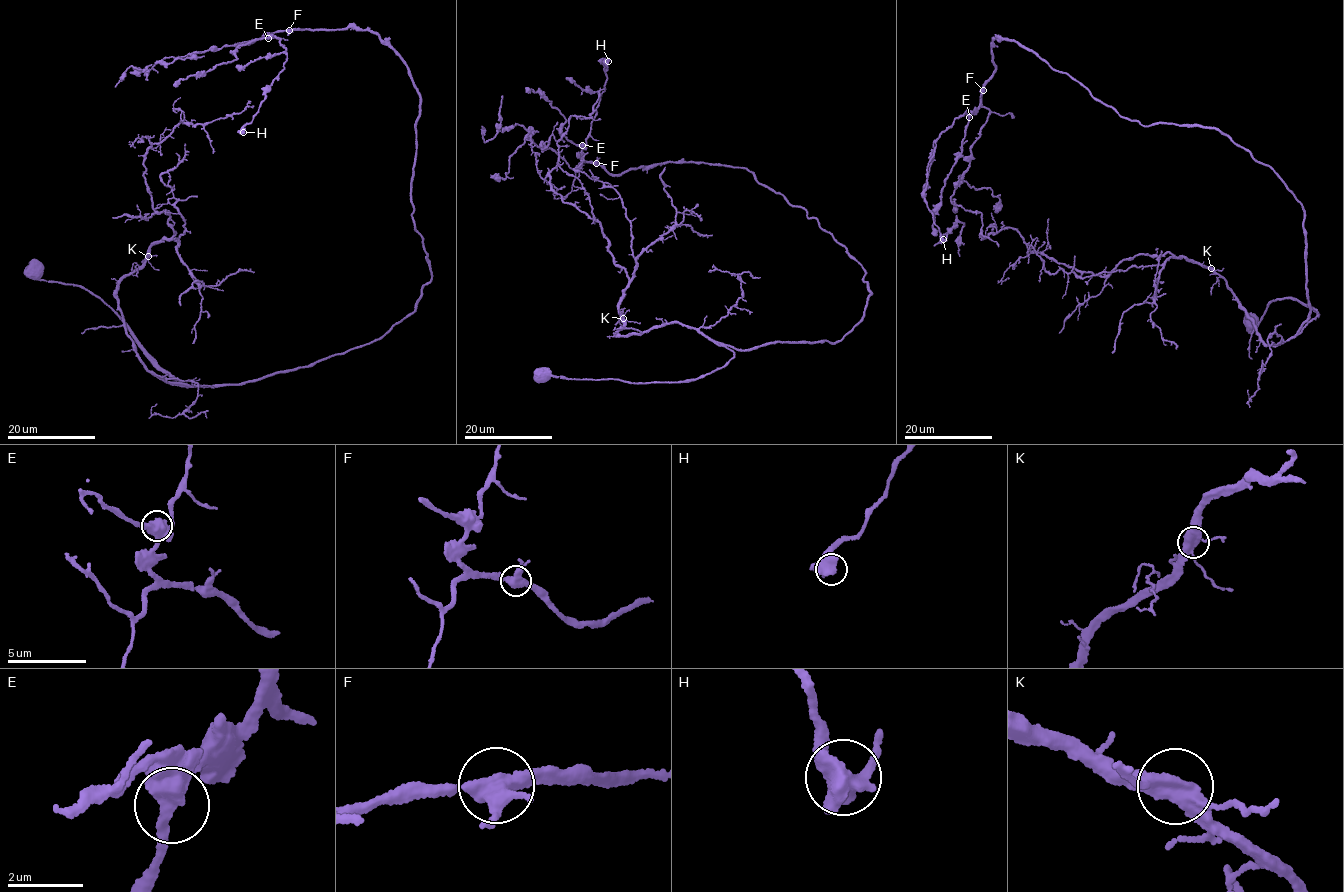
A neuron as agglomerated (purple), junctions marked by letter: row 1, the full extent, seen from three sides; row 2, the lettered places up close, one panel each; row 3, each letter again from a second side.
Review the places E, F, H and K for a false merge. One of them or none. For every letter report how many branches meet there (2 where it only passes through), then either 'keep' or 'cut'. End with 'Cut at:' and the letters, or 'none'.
E: branches 3; keep
F: branches 4; keep
H: branches 4; keep
K: branches 4; keep
Cut at: none

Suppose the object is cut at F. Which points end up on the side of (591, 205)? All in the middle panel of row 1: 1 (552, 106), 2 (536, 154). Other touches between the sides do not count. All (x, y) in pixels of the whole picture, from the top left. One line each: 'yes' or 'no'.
1: no
2: yes

